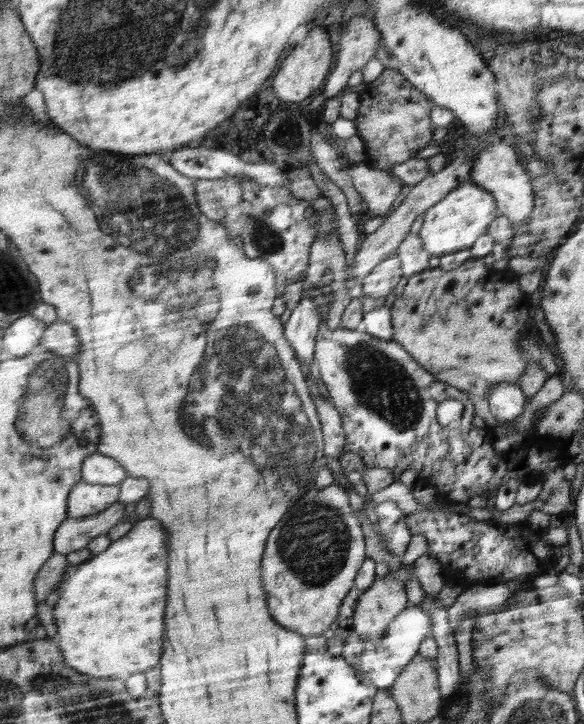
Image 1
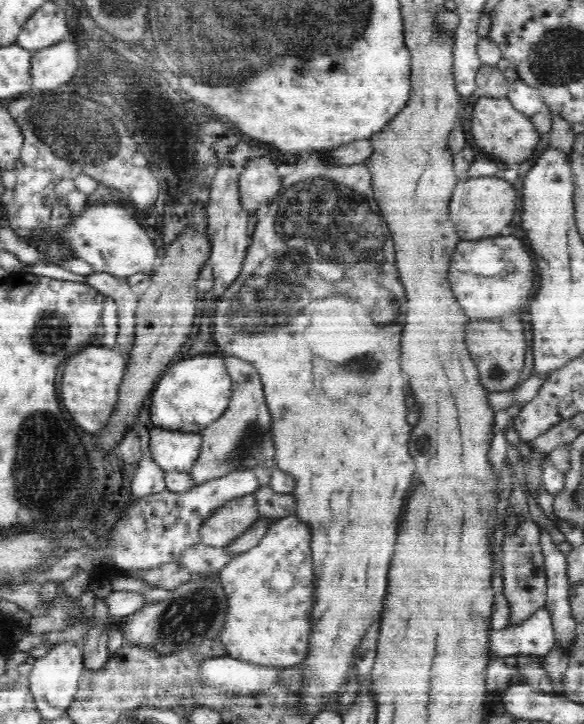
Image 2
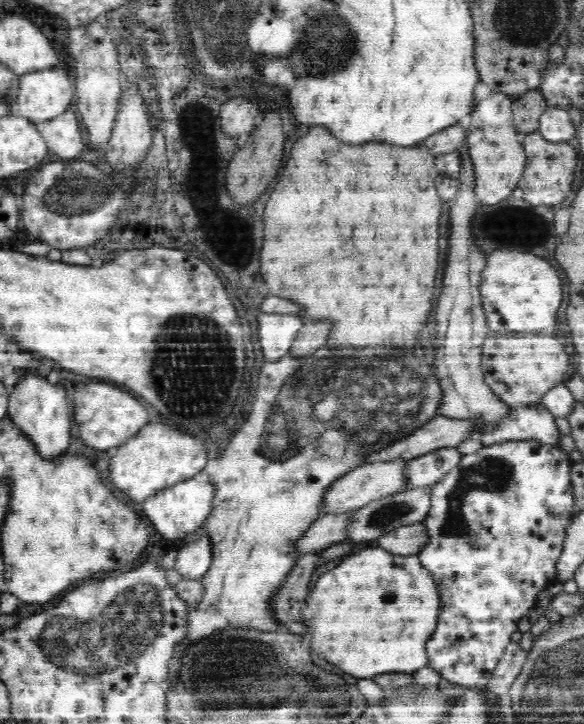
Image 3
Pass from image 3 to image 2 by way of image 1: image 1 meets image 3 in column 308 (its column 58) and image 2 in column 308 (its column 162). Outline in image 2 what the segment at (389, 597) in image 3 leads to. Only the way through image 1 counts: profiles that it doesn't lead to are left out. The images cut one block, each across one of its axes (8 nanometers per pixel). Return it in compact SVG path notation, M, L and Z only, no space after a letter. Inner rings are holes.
M296 515L285 516L272 521L266 534L261 538L261 541L243 553L238 553L232 557L230 562L226 563L226 566L222 567L217 574L214 575L216 580L219 581L223 588L224 594L228 598L228 612L226 612L226 618L222 627L222 634L220 634L219 642L224 645L227 650L228 656L248 662L252 665L278 667L278 668L292 668L300 664L306 654L308 654L308 634L310 634L310 610L312 610L312 586L300 586L302 582L312 582L312 564L310 564L310 525L306 522L302 522Z

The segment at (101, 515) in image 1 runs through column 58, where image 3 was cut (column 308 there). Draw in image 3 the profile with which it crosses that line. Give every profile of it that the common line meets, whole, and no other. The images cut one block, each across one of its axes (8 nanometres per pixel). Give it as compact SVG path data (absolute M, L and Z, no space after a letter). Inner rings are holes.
M342 512L339 514L326 514L320 517L308 532L298 540L298 551L300 556L312 552L322 551L334 543L347 539L347 528L352 514Z

